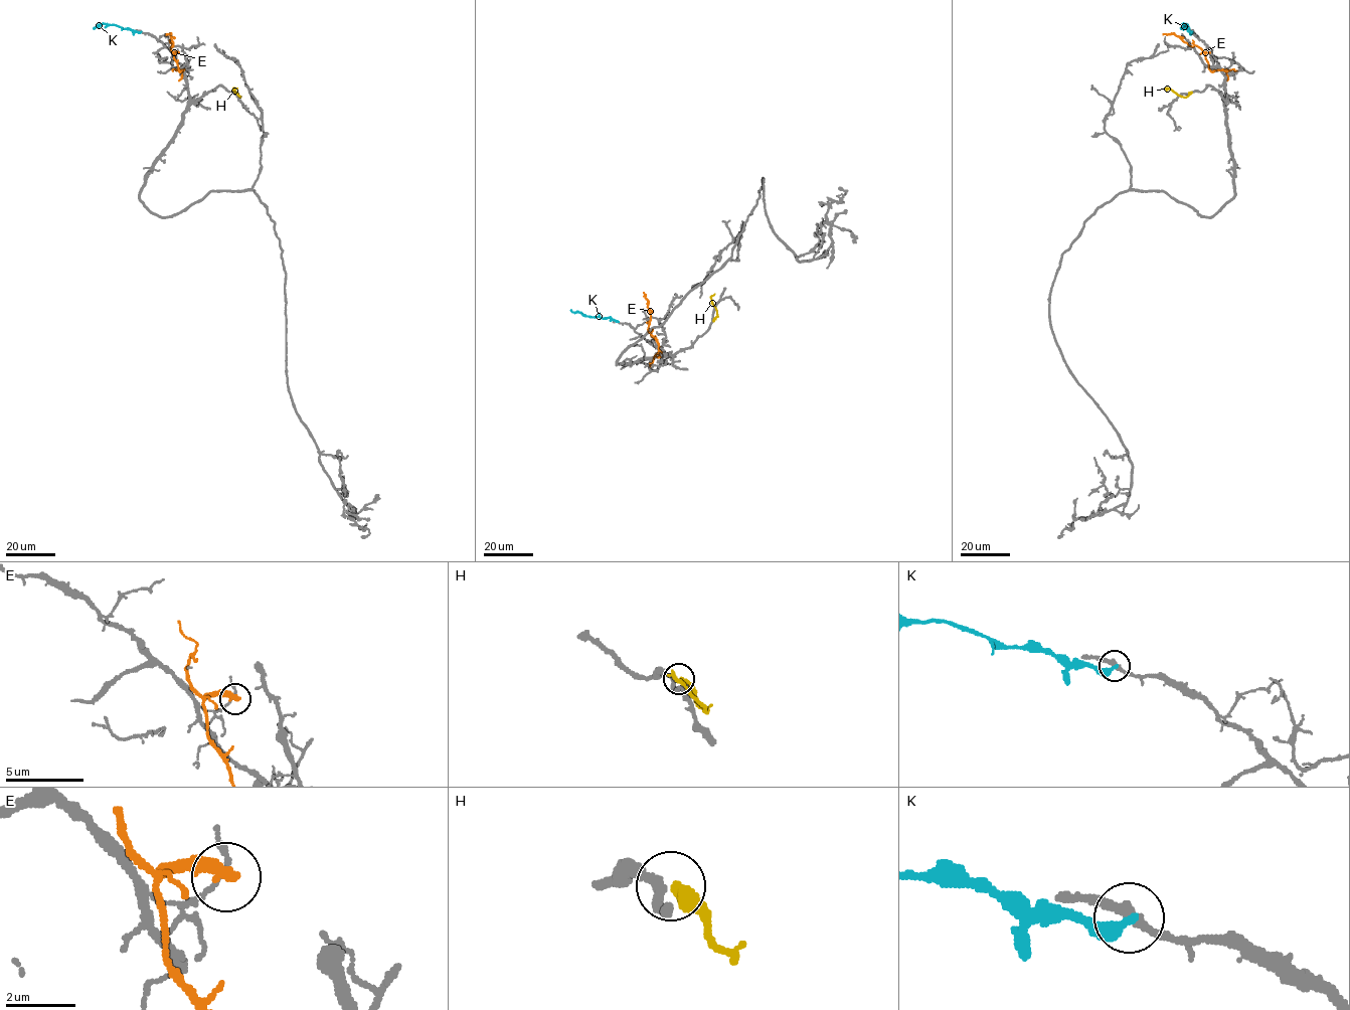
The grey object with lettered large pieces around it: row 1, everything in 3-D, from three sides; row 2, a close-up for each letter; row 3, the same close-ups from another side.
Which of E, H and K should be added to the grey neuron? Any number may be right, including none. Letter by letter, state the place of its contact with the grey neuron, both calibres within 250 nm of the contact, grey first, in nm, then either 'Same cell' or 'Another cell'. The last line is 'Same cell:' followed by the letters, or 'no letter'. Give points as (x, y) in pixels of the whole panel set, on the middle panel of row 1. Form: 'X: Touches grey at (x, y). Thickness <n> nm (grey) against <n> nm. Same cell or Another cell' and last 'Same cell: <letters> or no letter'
E: Touches grey at (655, 339). Thickness 130 nm (grey) against 400 nm. Another cell
H: Touches grey at (713, 321). Thickness 260 nm (grey) against 320 nm. Another cell
K: Touches grey at (618, 321). Thickness 240 nm (grey) against 420 nm. Another cell
Same cell: no letter

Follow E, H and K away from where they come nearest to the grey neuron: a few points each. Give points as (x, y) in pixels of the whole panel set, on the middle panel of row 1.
E: (656, 339), (651, 334), (656, 338), (659, 351), (650, 366)
H: (713, 320), (717, 311), (710, 297), (714, 294)
K: (618, 322), (609, 317), (584, 316), (570, 309)

